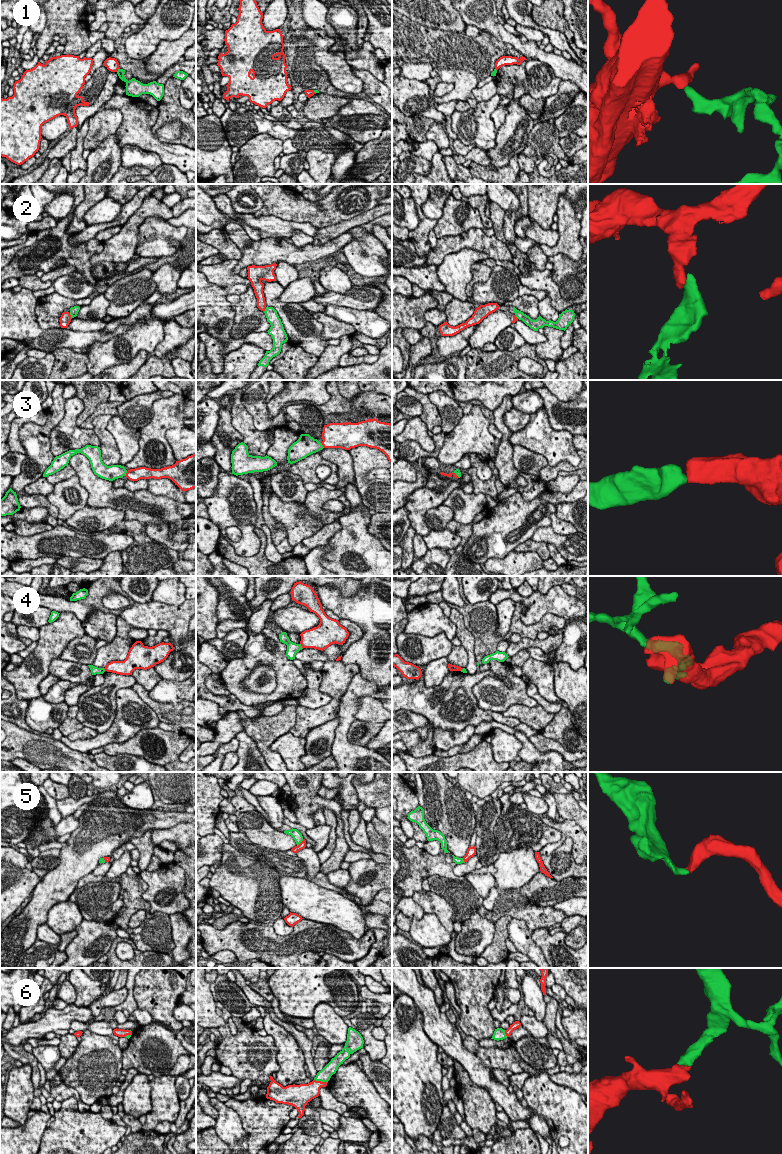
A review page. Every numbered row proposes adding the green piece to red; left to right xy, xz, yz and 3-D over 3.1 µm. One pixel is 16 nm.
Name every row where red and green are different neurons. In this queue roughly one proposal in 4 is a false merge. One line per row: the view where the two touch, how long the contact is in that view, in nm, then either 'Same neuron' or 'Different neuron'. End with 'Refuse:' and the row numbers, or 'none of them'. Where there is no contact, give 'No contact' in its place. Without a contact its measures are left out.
1: Touches red in xy. Shared border 80 nm. Different neuron
2: Touches red in xy. Shared border 100 nm. Same neuron
3: Touches red in xy. Shared border 90 nm. Same neuron
4: Touches red in xz. Shared border 100 nm. Different neuron
5: Touches red in xz. Shared border 160 nm. Same neuron
6: Touches red in xz. Shared border 220 nm. Same neuron
Refuse: 1, 4

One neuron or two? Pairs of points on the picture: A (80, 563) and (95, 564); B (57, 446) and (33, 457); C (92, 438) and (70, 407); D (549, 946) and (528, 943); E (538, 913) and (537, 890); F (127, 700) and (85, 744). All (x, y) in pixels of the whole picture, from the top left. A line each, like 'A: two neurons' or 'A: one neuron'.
A: one neuron
B: two neurons
C: one neuron
D: two neurons
E: two neurons
F: one neuron

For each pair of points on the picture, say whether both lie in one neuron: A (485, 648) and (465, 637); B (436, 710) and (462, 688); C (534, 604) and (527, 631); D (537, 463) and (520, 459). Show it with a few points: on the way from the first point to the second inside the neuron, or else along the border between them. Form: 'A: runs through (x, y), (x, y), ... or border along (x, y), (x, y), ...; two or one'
A: border along (464, 621), (474, 638), (477, 661); two
B: runs through (442, 705), (447, 703), (456, 694); one
C: border along (520, 602), (526, 607), (525, 624), (550, 613); two
D: runs through (533, 462), (524, 460); one

